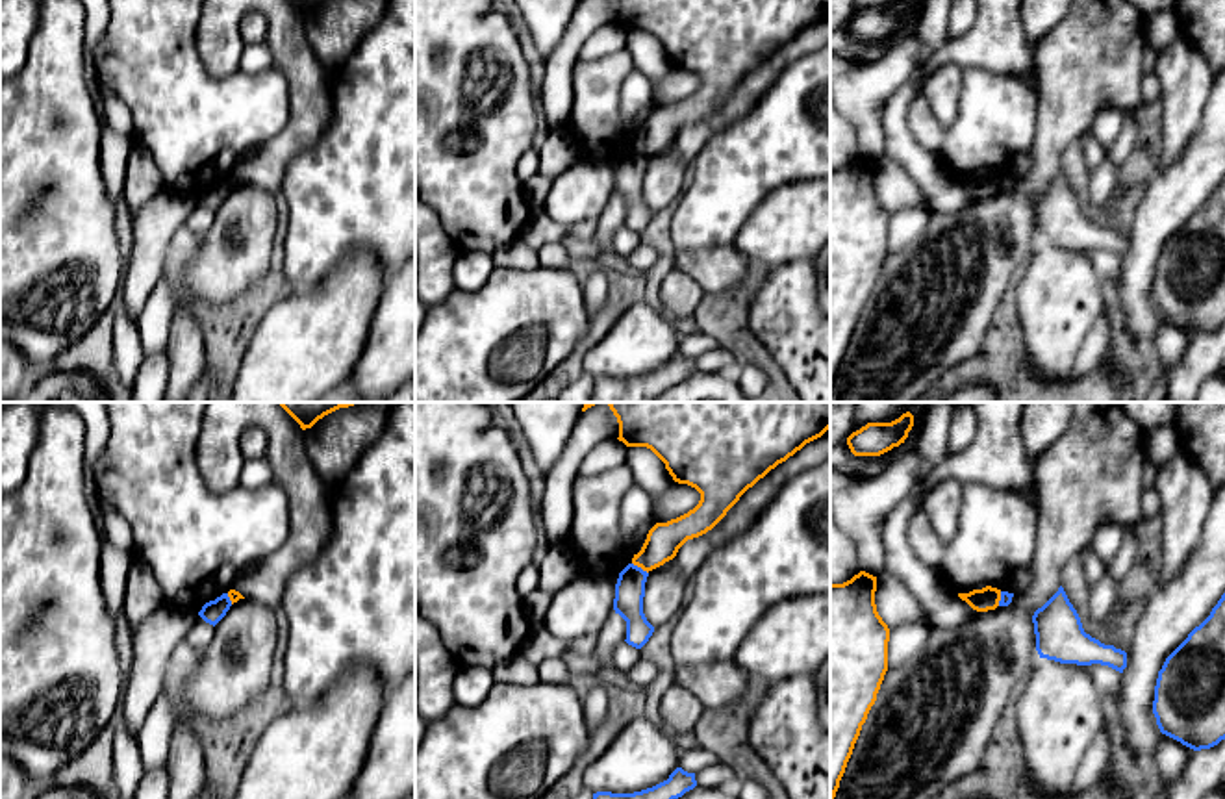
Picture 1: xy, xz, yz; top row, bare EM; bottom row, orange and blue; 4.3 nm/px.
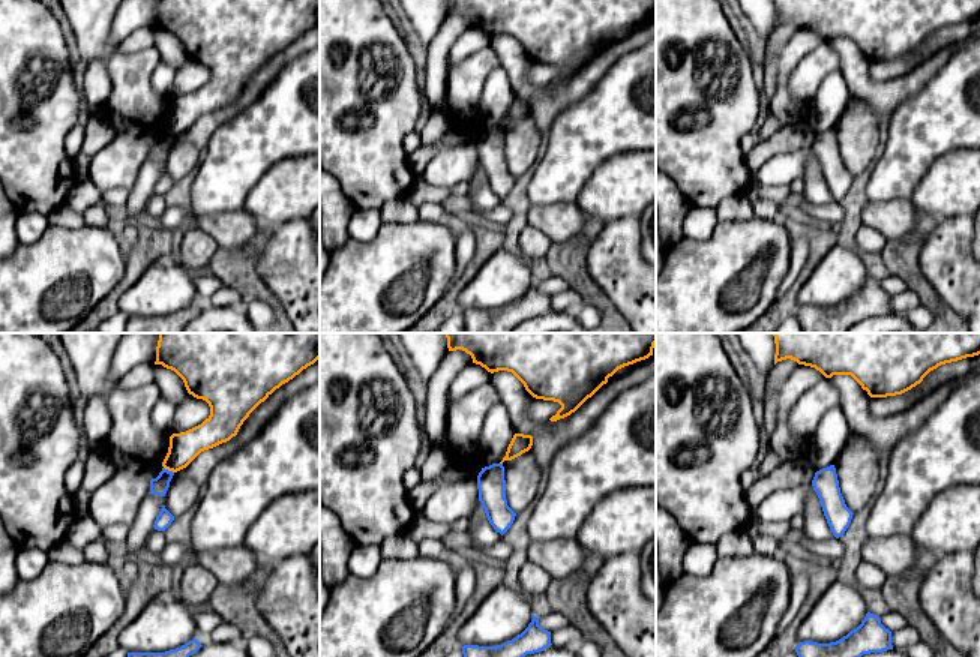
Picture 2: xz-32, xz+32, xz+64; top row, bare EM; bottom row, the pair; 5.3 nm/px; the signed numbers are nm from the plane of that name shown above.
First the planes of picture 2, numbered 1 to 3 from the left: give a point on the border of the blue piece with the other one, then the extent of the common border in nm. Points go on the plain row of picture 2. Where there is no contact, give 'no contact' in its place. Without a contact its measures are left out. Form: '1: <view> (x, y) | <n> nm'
1: xz-32 (168, 134) | 70 nm
2: no contact
3: no contact

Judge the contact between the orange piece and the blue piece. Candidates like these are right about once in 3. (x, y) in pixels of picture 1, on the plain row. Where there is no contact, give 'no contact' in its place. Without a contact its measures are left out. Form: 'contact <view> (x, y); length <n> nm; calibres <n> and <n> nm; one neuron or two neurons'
contact xz (640, 151); length 90 nm; calibres 150 and 130 nm; two neurons

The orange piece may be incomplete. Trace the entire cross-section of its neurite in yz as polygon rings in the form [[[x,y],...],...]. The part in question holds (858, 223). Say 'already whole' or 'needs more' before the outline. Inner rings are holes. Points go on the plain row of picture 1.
already whole; [[[860,156],[843,169],[830,169],[830,395],[862,310],[888,256],[890,213],[882,206],[875,189],[877,161]]]

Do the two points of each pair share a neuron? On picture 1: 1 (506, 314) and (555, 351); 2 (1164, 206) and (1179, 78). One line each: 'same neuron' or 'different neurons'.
1: same neuron
2: different neurons

